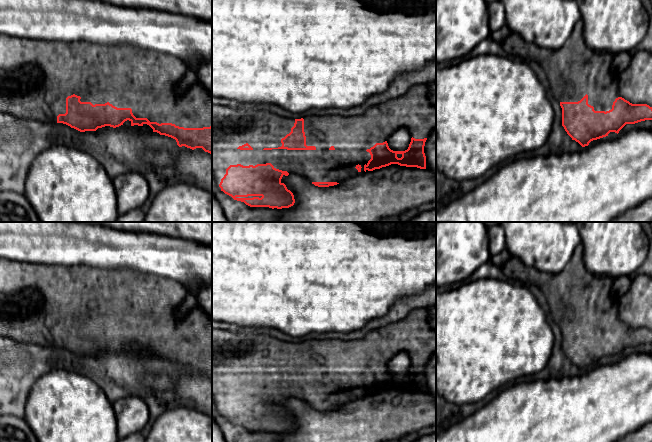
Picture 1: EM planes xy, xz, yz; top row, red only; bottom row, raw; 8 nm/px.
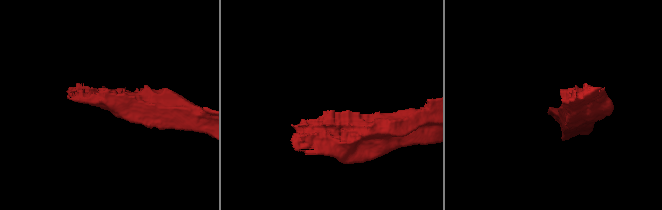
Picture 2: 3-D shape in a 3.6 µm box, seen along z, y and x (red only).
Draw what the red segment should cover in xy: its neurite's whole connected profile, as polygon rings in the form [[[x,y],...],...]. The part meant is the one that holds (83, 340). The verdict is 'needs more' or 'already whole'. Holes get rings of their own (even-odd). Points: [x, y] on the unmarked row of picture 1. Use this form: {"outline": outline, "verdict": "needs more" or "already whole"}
{"outline": [[[0,258],[0,337],[7,337],[20,343],[32,343],[42,346],[63,347],[80,356],[96,355],[98,352],[110,350],[113,352],[123,349],[127,344],[131,350],[149,349],[153,356],[176,364],[179,371],[185,370],[192,374],[202,372],[212,378],[212,319],[198,307],[191,309],[185,316],[178,318],[176,312],[184,301],[188,291],[180,283],[155,275],[145,275],[127,268],[107,270],[88,266],[46,266],[38,263],[18,262]]], "verdict": "needs more"}

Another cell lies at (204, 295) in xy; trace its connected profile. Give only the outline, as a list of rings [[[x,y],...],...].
[[[212,284],[193,292],[198,301],[198,306],[212,319]]]

